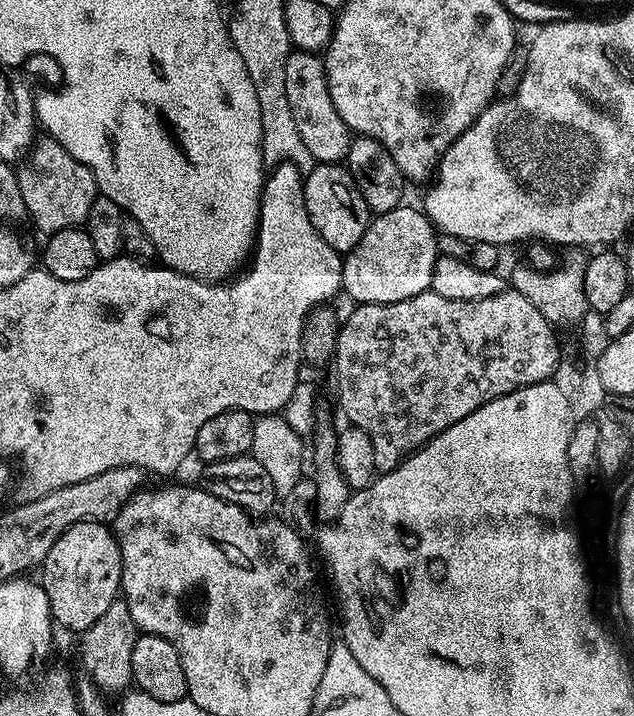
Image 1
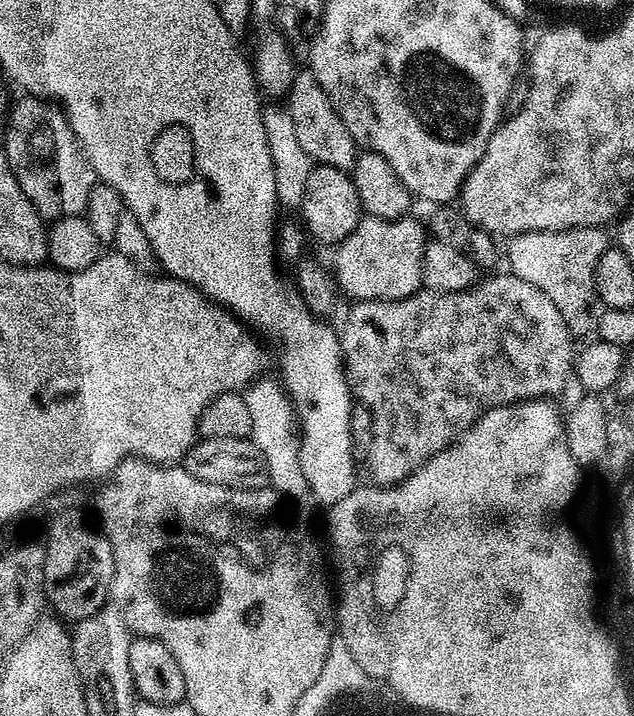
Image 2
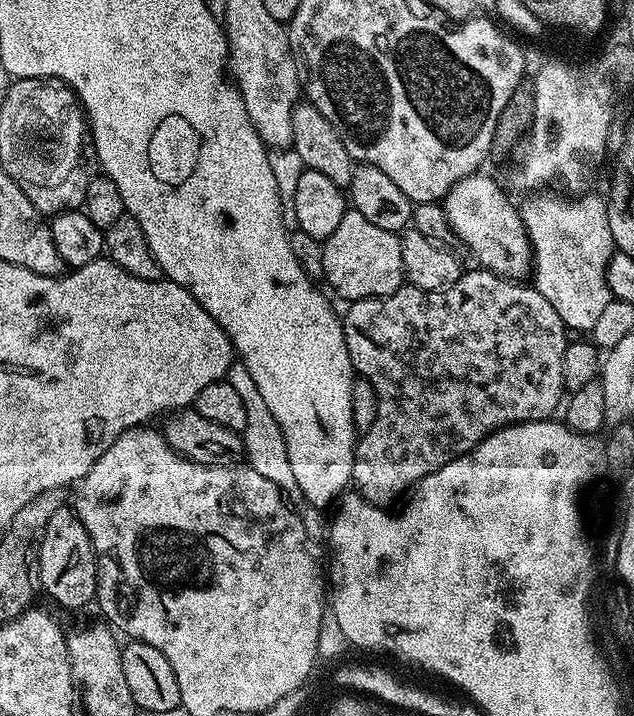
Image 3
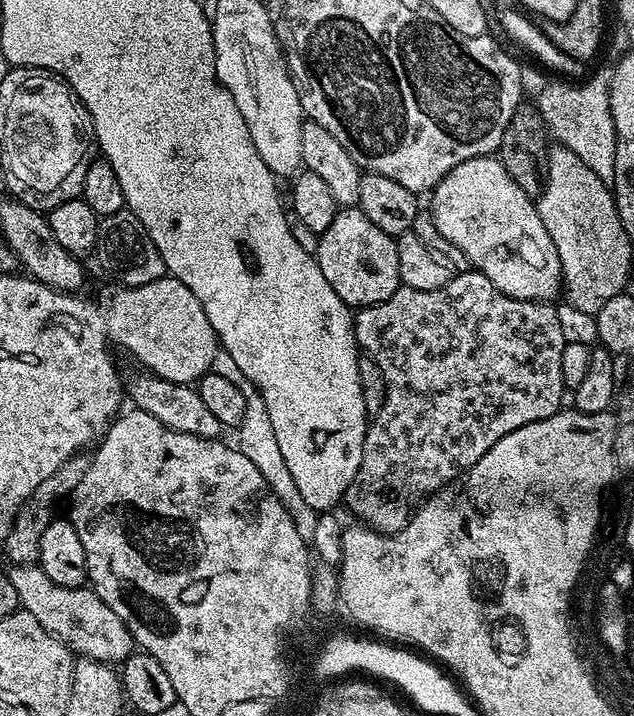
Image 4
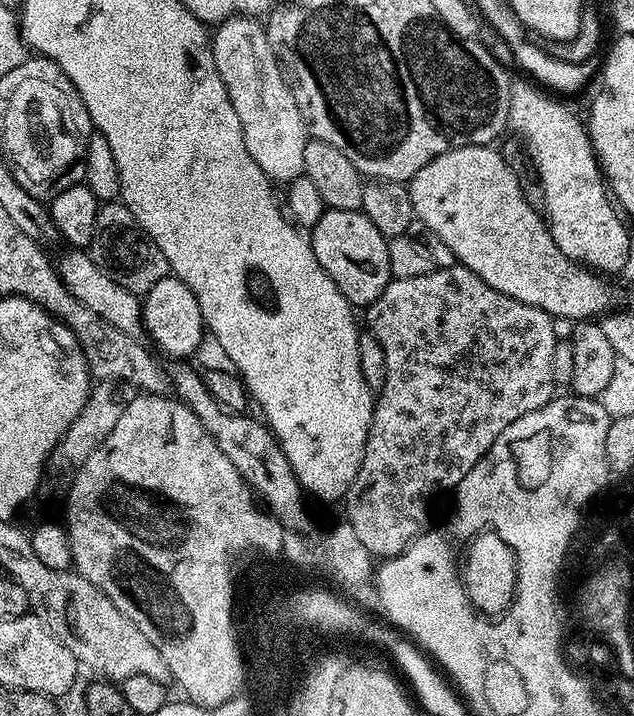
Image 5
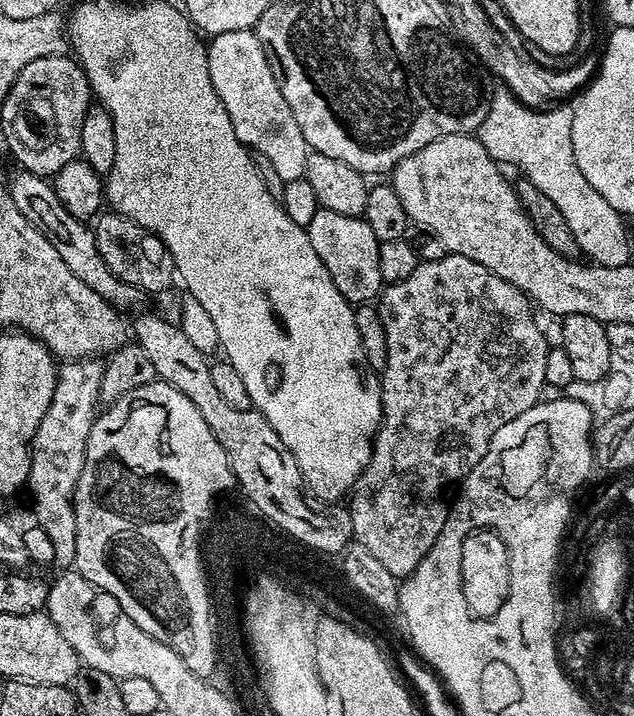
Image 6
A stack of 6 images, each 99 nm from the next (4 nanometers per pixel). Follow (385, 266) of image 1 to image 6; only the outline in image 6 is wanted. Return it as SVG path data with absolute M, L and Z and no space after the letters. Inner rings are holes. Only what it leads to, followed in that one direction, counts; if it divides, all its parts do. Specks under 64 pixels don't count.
M320 207L308 223L310 246L322 258L322 266L330 270L330 278L334 278L334 286L349 304L359 306L379 297L384 279L382 270L378 270L378 250L380 240L374 238L374 230L359 216L338 214L335 210Z

